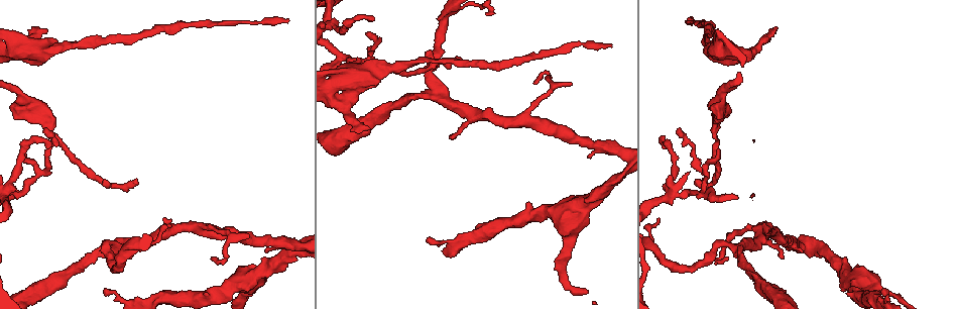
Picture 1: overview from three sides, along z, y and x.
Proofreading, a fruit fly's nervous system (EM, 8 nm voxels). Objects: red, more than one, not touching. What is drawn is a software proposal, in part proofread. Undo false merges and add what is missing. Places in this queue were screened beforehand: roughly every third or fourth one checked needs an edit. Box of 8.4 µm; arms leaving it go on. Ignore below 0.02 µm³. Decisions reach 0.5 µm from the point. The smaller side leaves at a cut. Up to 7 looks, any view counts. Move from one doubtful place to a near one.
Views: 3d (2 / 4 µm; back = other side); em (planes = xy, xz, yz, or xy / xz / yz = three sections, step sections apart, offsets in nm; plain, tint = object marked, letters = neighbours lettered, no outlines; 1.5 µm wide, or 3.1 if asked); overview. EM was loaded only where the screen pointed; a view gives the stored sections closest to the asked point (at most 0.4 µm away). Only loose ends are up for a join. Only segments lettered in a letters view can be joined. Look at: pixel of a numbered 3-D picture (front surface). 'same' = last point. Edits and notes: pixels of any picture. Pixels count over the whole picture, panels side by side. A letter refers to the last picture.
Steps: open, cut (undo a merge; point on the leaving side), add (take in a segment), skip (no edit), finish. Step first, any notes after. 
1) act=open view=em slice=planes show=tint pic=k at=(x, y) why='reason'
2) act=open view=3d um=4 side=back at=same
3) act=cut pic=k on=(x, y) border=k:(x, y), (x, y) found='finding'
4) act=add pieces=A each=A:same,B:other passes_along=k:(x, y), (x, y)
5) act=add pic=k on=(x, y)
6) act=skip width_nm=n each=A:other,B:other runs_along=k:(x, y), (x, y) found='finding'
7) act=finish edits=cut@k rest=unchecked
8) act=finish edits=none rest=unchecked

act=open view=3d um=4 pic=1 at=(369, 127) why='free end'

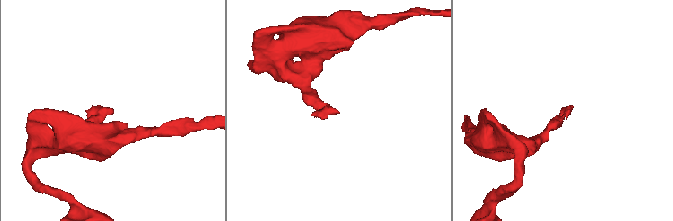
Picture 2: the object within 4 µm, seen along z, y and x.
act=open view=em slice=yz step=4 show=letters pic=2 at=(567, 113)

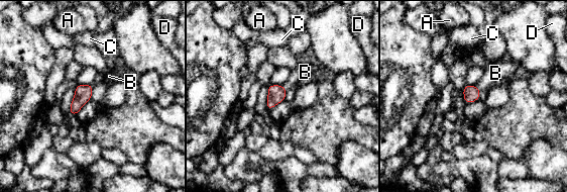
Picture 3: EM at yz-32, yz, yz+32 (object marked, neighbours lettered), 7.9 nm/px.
act=add pieces=B width_nm=140 each=A:other,B:same,C:other,D:other passes_along=3:(471, 93), (477, 88), (495, 73) found='it goes on there'

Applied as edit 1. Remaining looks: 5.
act=open view=em slice=planes show=letters pic=1 at=(439, 97) why='sharp bend'

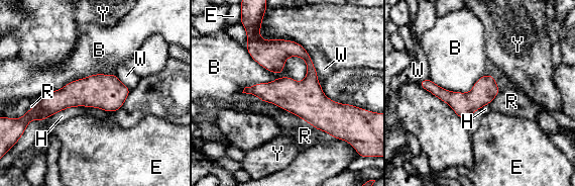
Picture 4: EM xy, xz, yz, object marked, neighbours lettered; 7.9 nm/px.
act=skip longest_contact=B:550nm each=B:other,E:other,H:other,R:other,W:other,Y:other found='one neuron here'

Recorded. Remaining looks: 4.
act=open view=em slice=xz step=8 show=letters pic=1 at=(19, 196) why='three arms meet'

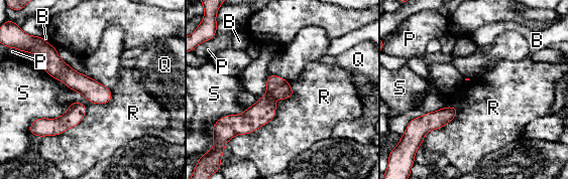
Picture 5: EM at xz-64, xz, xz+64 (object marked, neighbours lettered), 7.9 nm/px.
act=cut pic=5 on=(263, 111) each=B:other,P:other,Q:other,R:other,S:other found='a second neuron is stuck on'

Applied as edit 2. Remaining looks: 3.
act=finish edits=add@3,cut@5 rest=unchecked

